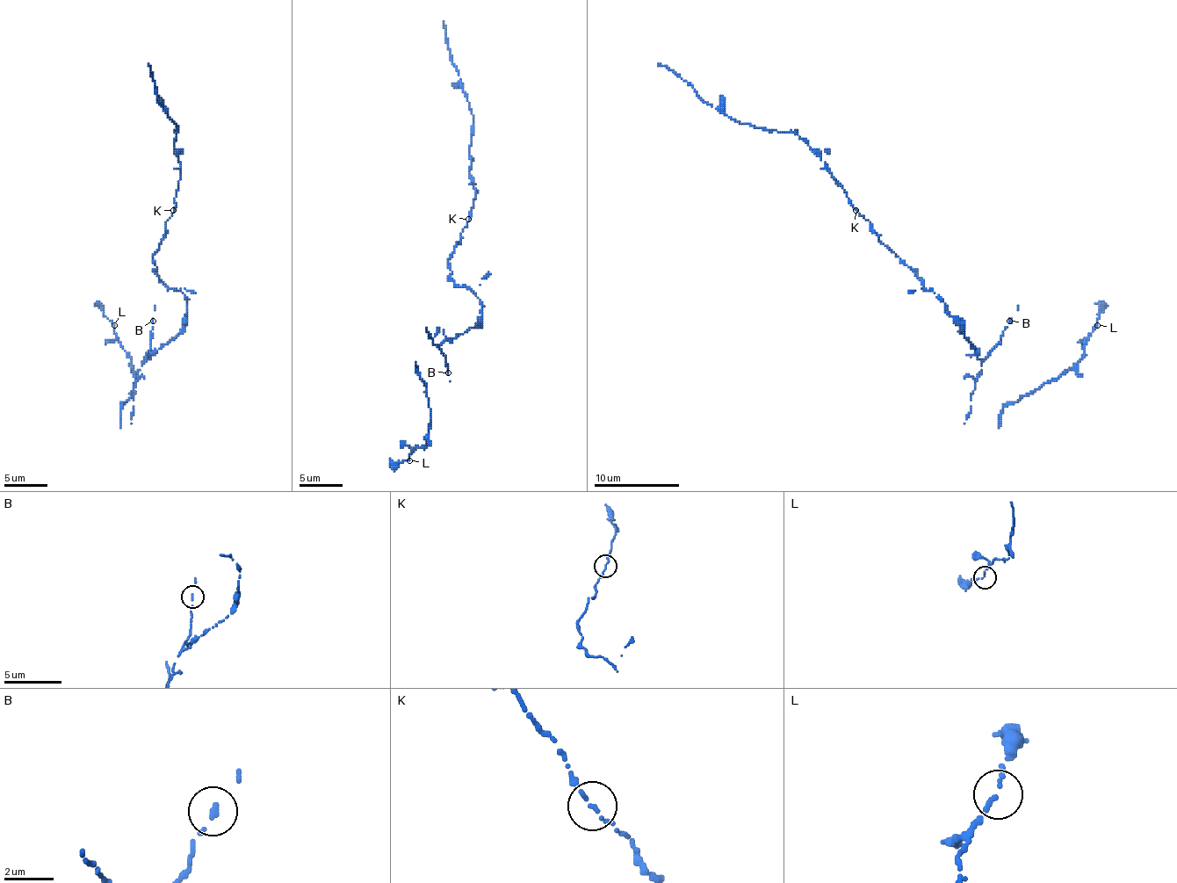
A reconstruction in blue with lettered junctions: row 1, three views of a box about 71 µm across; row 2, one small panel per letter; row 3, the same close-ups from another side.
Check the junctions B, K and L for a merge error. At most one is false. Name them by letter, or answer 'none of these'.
none of these

